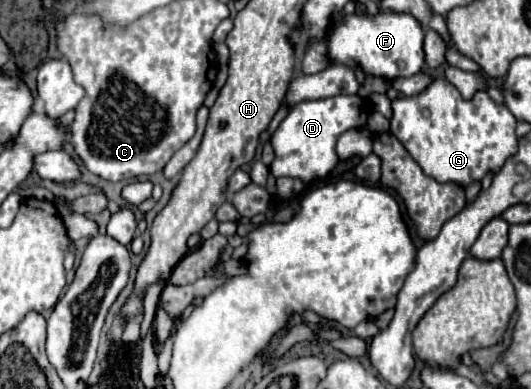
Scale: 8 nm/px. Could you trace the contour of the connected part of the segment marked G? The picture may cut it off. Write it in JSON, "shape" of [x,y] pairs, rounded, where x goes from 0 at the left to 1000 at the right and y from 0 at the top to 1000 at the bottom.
{"shape":[[[819,203],[800,234],[778,249],[748,249],[740,260],[740,306],[736,342],[759,368],[770,398],[785,414],[800,450],[819,455],[827,470],[857,470],[864,481],[883,481],[895,465],[906,465],[917,445],[940,445],[955,404],[970,393],[970,301],[951,270],[936,270],[917,234],[898,234],[887,254],[872,254],[857,219],[842,203]]]}

